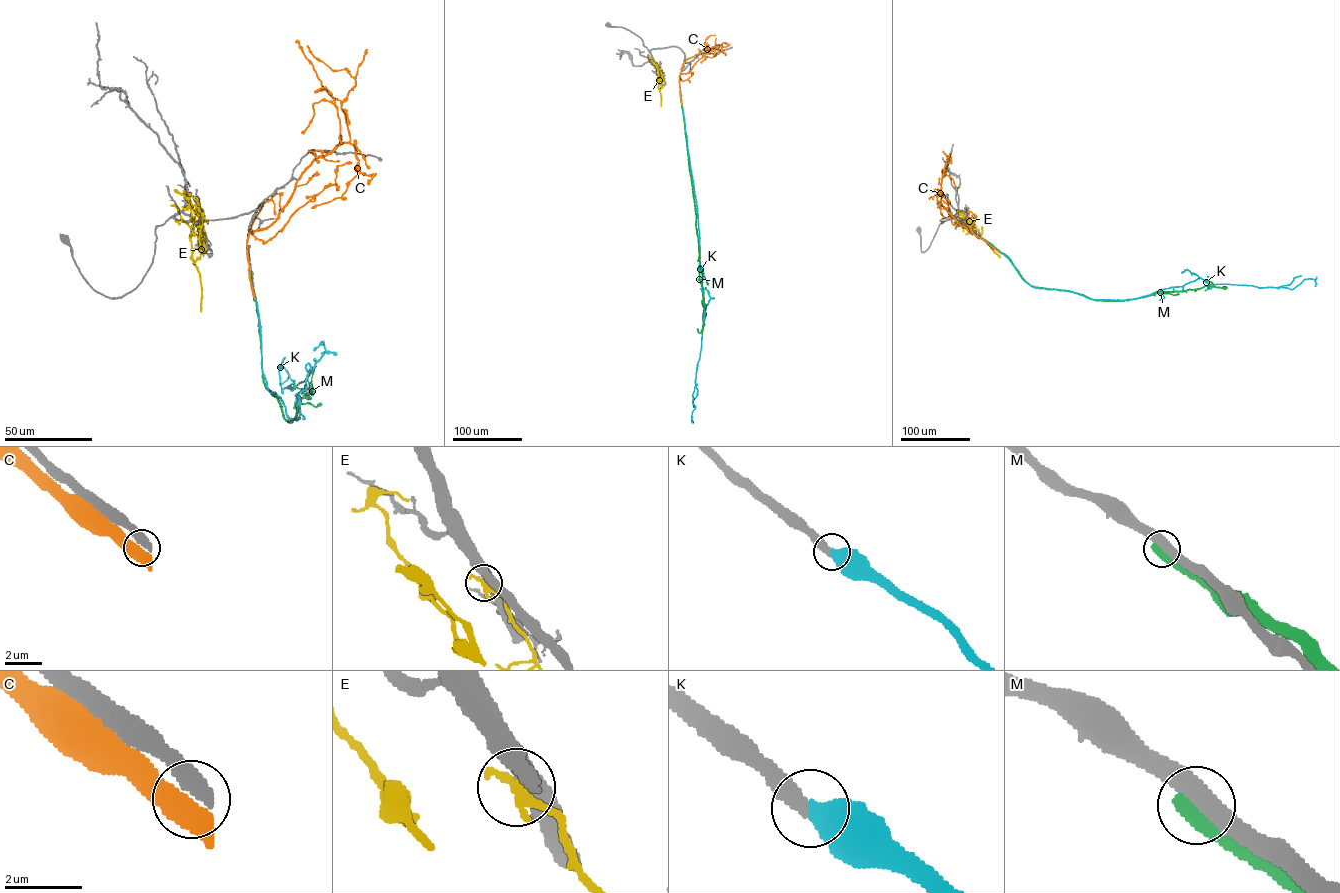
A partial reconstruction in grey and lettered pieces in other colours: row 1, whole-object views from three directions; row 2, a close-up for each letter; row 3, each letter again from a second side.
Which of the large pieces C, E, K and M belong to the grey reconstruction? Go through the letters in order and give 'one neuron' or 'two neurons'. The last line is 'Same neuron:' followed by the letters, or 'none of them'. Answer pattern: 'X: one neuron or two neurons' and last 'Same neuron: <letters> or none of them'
C: two neurons
E: two neurons
K: one neuron
M: two neurons
Same neuron: K

